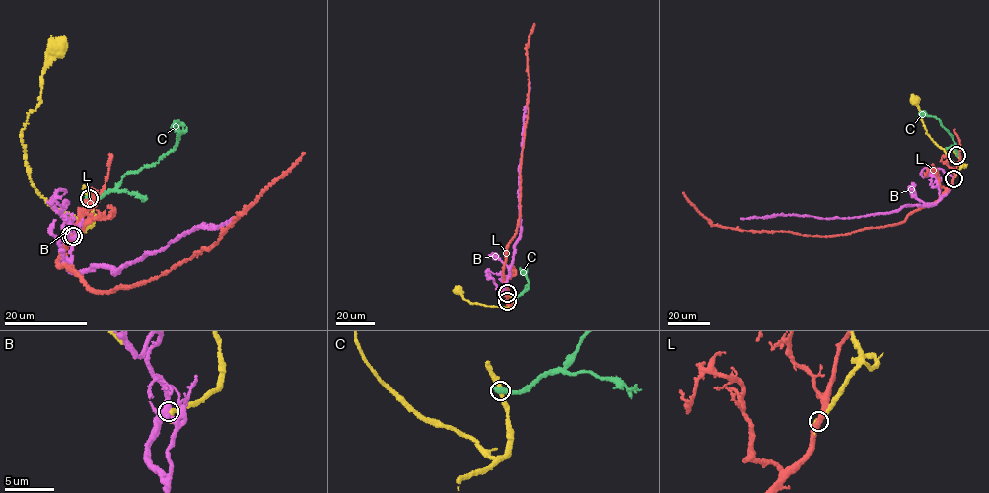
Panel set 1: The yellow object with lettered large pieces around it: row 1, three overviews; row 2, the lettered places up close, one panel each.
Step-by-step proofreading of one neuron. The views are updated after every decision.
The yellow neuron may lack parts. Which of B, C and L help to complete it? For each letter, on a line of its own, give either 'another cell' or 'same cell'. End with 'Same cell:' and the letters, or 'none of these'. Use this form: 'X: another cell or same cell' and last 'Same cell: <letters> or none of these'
B: same cell
C: another cell
L: another cell
Same cell: B

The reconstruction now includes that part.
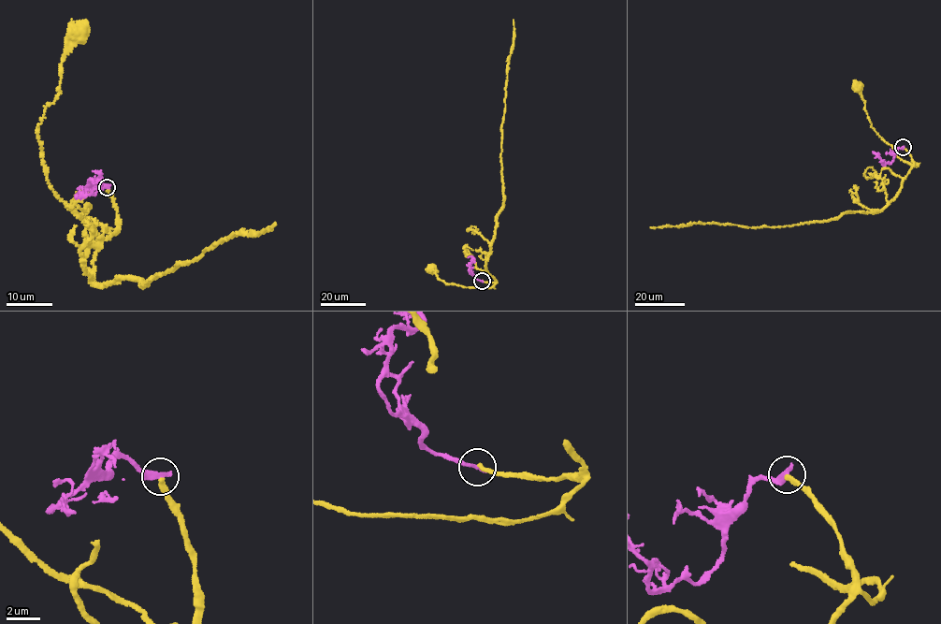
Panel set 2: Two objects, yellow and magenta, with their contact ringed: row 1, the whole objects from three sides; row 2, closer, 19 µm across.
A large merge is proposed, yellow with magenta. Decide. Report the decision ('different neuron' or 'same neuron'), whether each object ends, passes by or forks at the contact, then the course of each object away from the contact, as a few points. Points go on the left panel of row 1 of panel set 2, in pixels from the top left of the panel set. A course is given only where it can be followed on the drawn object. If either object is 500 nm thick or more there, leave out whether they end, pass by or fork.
different neuron; yellow ends there; magenta ends there; yellow runs (107, 188), (117, 215), (111, 232), (54, 195), (37, 132), (58, 92), (65, 45), (77, 32); magenta runs (107, 187), (96, 181), (78, 196), (95, 192), (101, 178), (94, 171)

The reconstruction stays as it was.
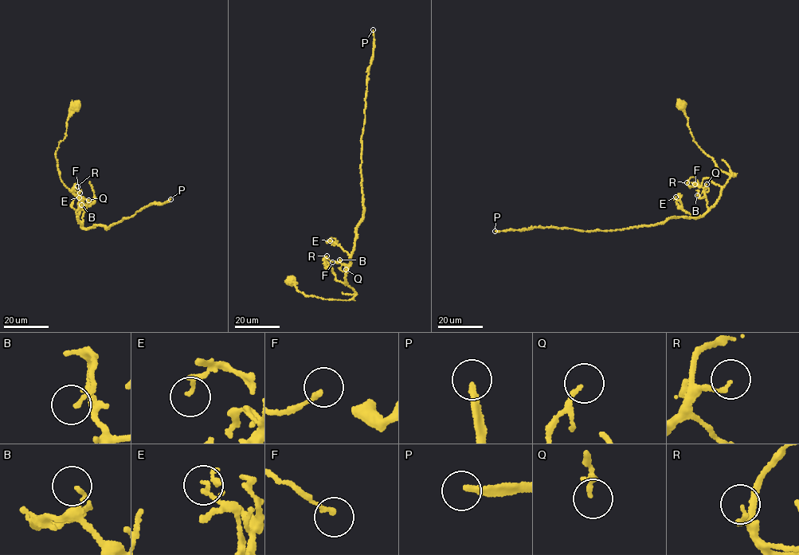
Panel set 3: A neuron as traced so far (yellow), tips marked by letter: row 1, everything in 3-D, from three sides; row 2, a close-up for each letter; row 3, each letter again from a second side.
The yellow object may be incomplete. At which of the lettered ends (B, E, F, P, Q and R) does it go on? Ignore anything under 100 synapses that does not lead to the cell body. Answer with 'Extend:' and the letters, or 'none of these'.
Extend: P

